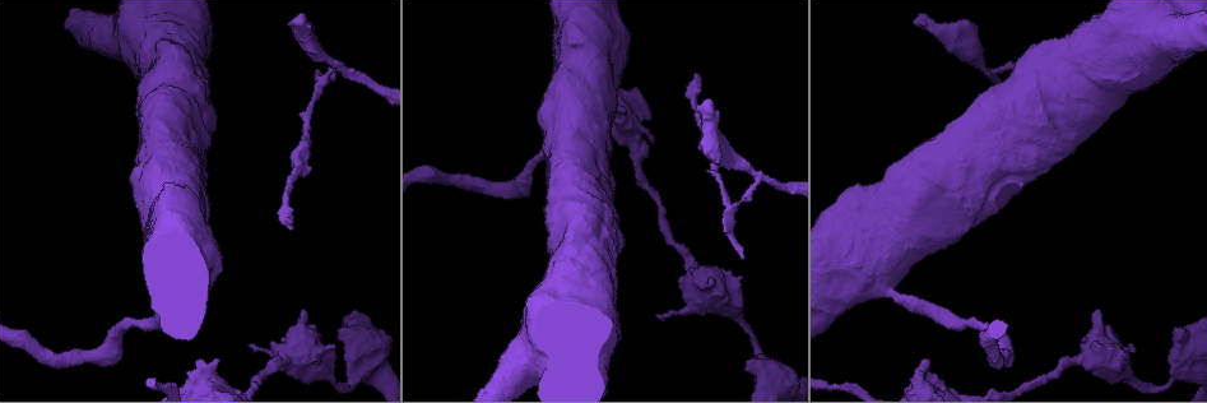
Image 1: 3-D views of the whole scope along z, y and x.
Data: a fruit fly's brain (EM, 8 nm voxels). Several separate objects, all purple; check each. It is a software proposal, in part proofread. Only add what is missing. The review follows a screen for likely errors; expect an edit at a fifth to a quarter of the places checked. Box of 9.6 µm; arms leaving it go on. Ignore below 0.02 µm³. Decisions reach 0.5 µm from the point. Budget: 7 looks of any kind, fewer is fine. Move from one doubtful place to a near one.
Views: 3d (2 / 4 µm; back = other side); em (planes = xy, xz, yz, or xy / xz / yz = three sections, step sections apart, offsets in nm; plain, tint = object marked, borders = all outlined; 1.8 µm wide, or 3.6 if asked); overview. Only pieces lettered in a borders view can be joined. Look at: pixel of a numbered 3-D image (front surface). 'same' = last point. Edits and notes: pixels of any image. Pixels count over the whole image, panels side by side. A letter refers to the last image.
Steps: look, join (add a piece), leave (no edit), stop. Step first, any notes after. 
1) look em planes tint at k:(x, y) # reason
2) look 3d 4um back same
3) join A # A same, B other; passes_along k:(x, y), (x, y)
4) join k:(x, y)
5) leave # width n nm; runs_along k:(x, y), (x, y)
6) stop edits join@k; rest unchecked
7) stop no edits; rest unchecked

look em xy step 4 tint at 1:(699, 84) # tapers out

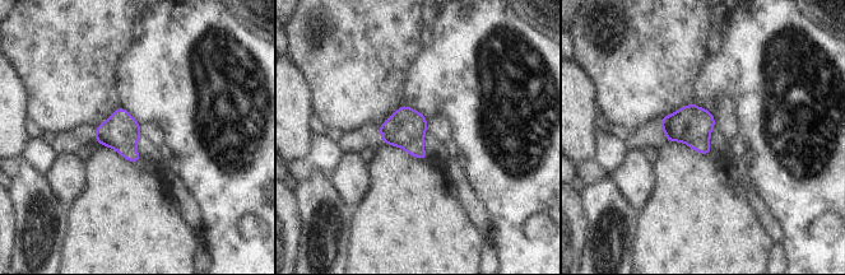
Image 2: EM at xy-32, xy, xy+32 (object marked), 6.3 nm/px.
look em xy step 4 borders same # see the neighbours

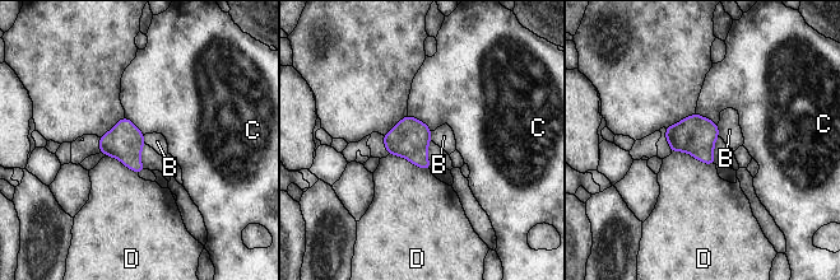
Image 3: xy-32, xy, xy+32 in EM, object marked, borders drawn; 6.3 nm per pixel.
leave # width 220 nm; B other, C other, D other; border 3:(716, 125), (719, 136); no lettered piece goes on from it

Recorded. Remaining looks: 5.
look 3d 4um back at 1:(296, 21) # branch stops here

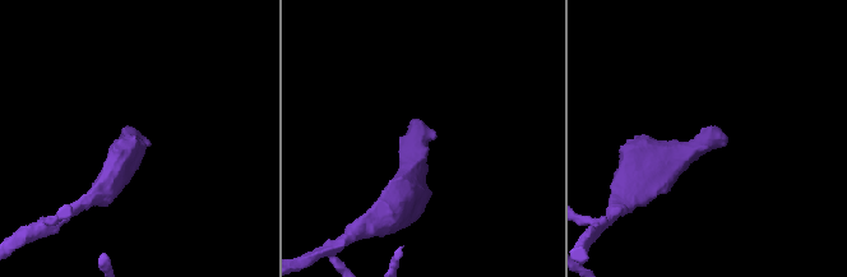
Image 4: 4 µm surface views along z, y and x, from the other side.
look em planes borders at 4:(138, 135)

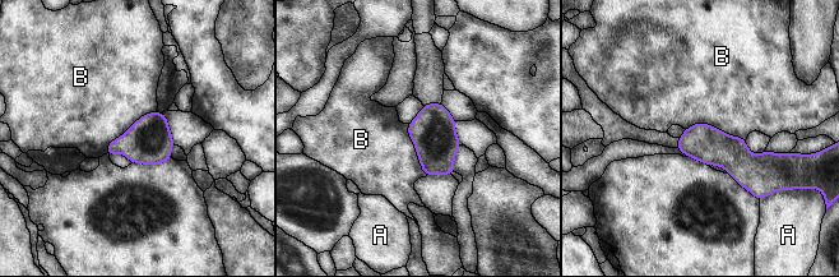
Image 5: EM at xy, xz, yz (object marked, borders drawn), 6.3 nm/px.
leave # longest_contact B 400 nm; A other, B other; border 5:(685, 128), (707, 123), (745, 141); none of them fits

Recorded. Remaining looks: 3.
look em yz step 4 tint at 1:(745, 257) # tapers out

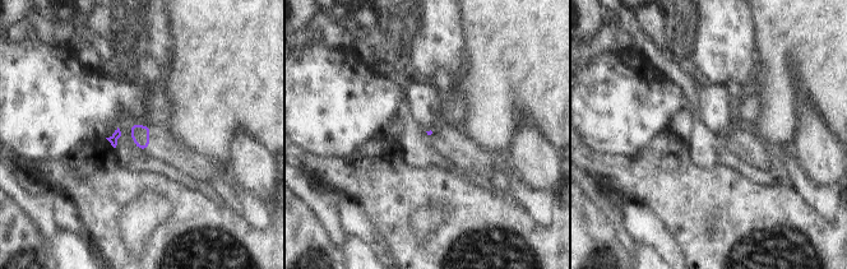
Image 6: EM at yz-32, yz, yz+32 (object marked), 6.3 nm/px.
look em planes borders same

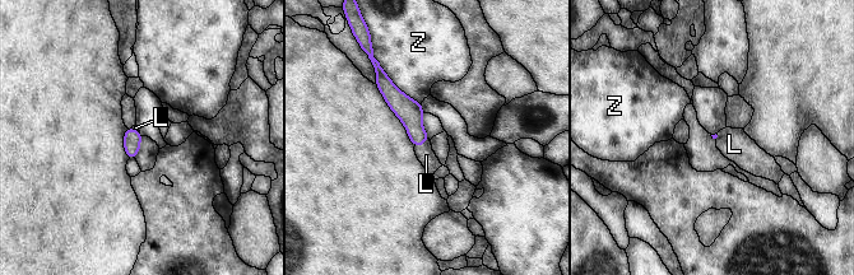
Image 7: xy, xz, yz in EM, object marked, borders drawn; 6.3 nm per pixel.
join L # L same, Z other; passes_along 7:(409, 112), (421, 145), (426, 155); the cell continues

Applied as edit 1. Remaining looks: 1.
stop edits join@7; rest unchecked

